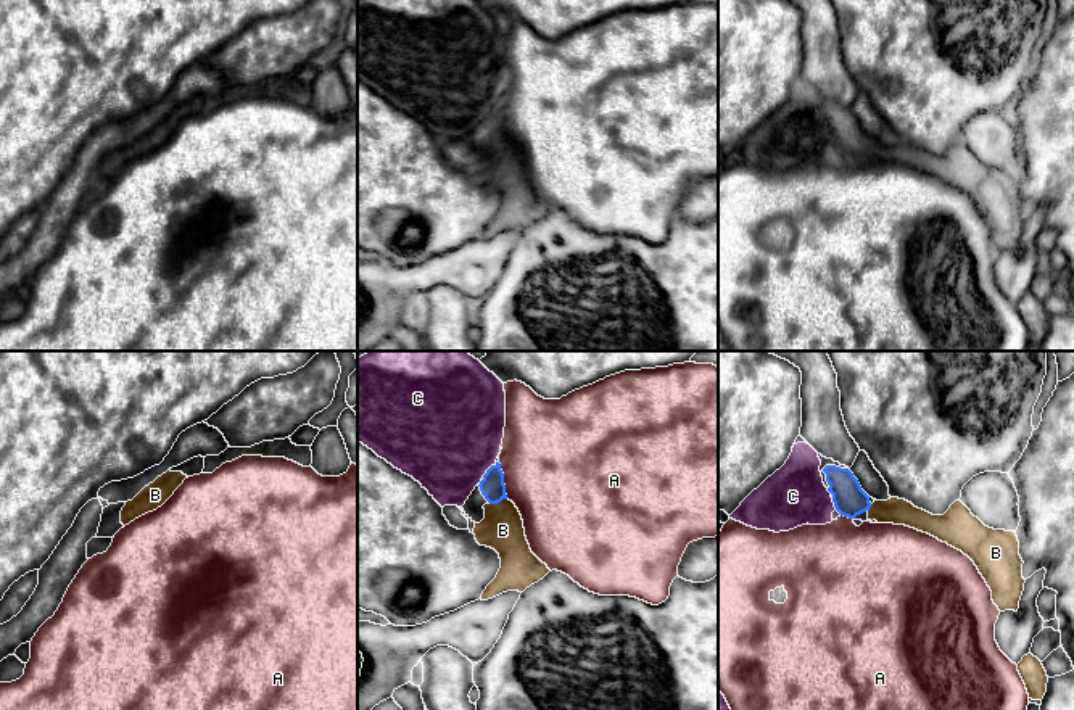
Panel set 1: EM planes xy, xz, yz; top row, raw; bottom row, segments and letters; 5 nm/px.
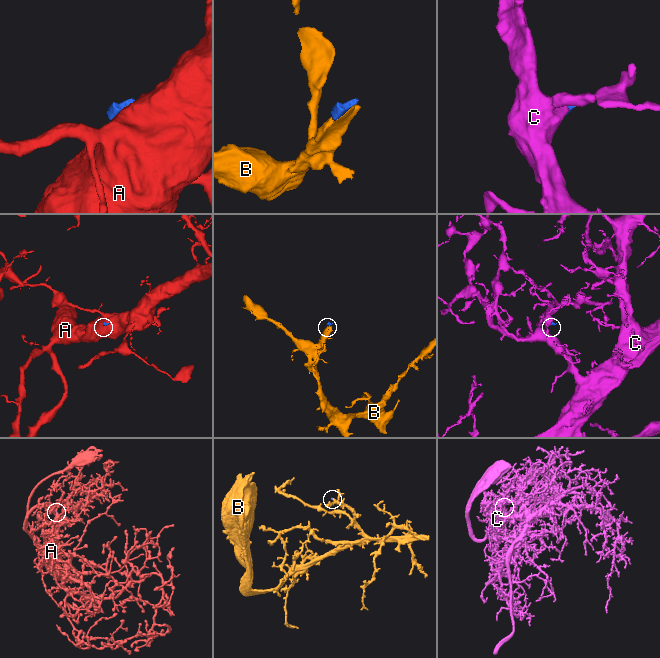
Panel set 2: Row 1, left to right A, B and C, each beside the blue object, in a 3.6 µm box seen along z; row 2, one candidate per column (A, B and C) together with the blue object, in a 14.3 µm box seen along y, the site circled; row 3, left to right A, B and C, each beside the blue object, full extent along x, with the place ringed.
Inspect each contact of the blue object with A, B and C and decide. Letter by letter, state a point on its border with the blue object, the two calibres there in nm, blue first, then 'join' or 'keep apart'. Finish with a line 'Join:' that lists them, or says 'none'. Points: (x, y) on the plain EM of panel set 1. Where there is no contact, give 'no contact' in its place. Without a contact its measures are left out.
A: contact xz (503, 119); calibres 120 and 480 nm; keep apart
B: contact xz (498, 140); calibres 120 and 220 nm; join
C: contact xz (488, 108); calibres 120 and 500 nm; keep apart
Join: B

